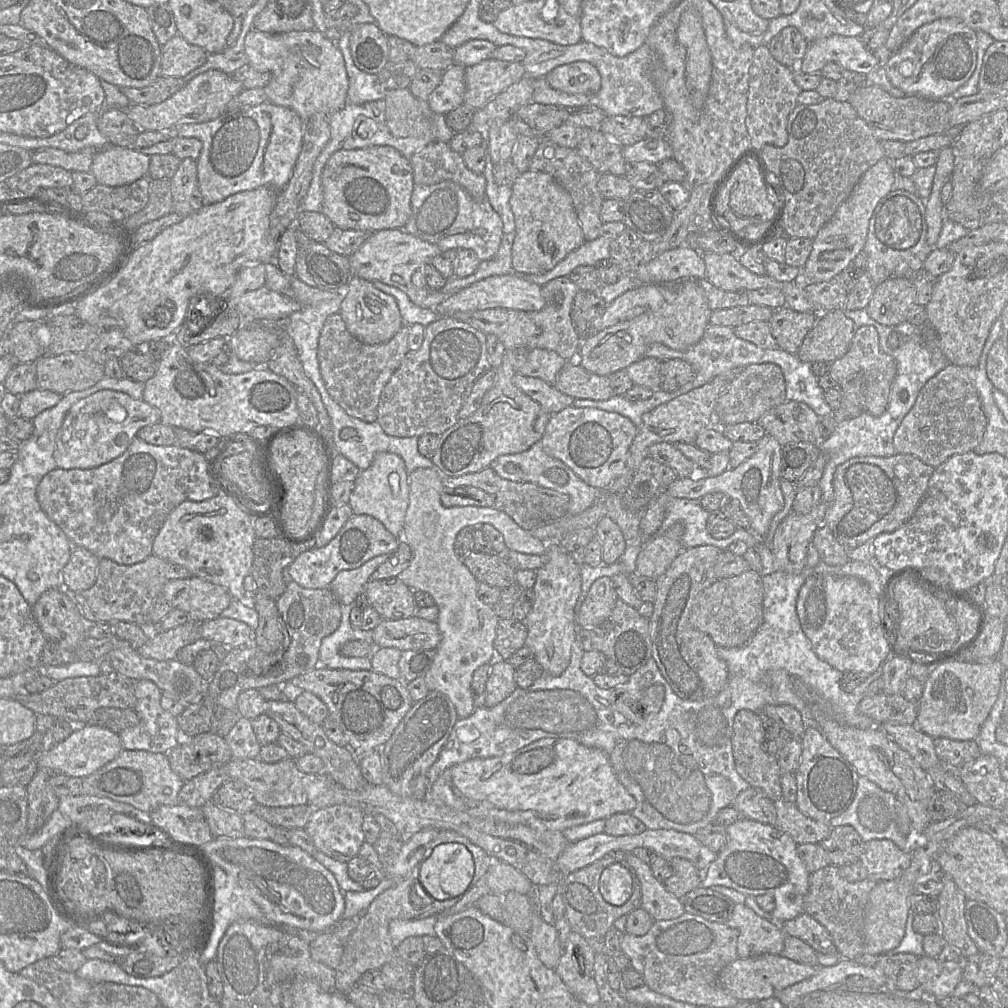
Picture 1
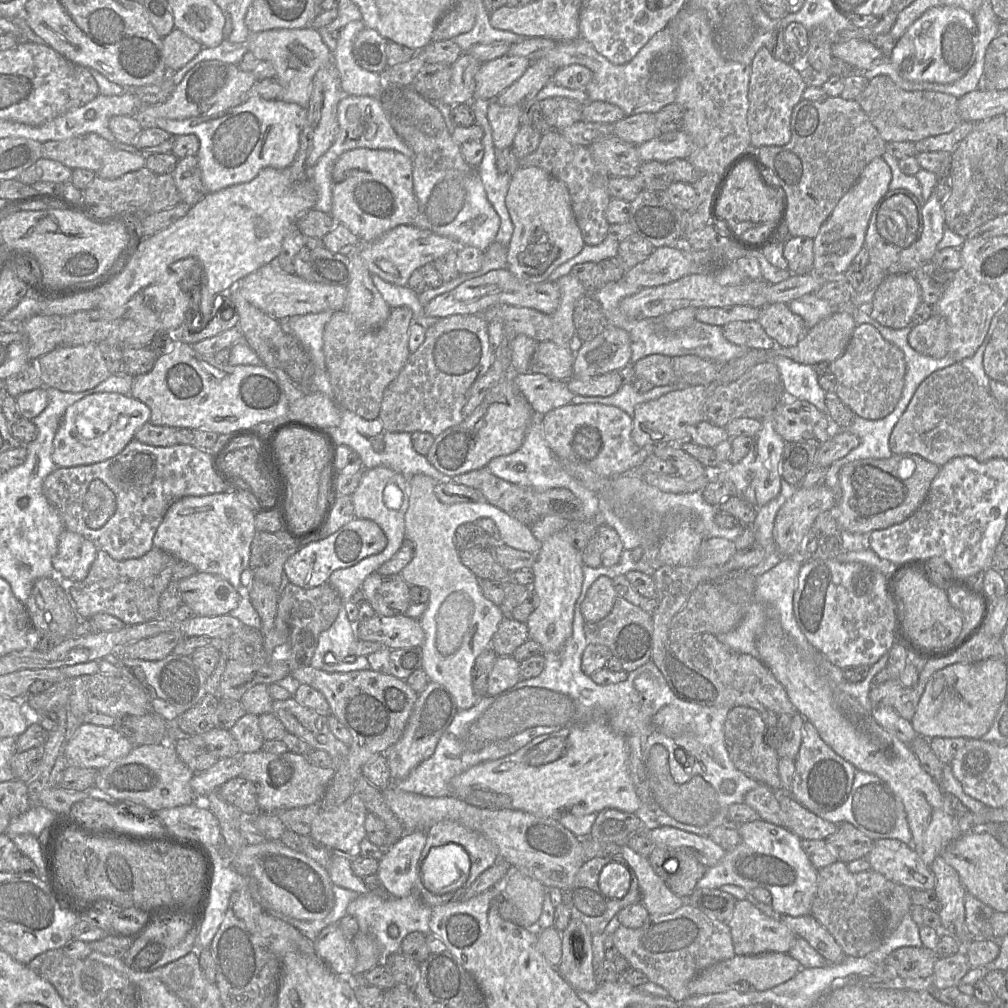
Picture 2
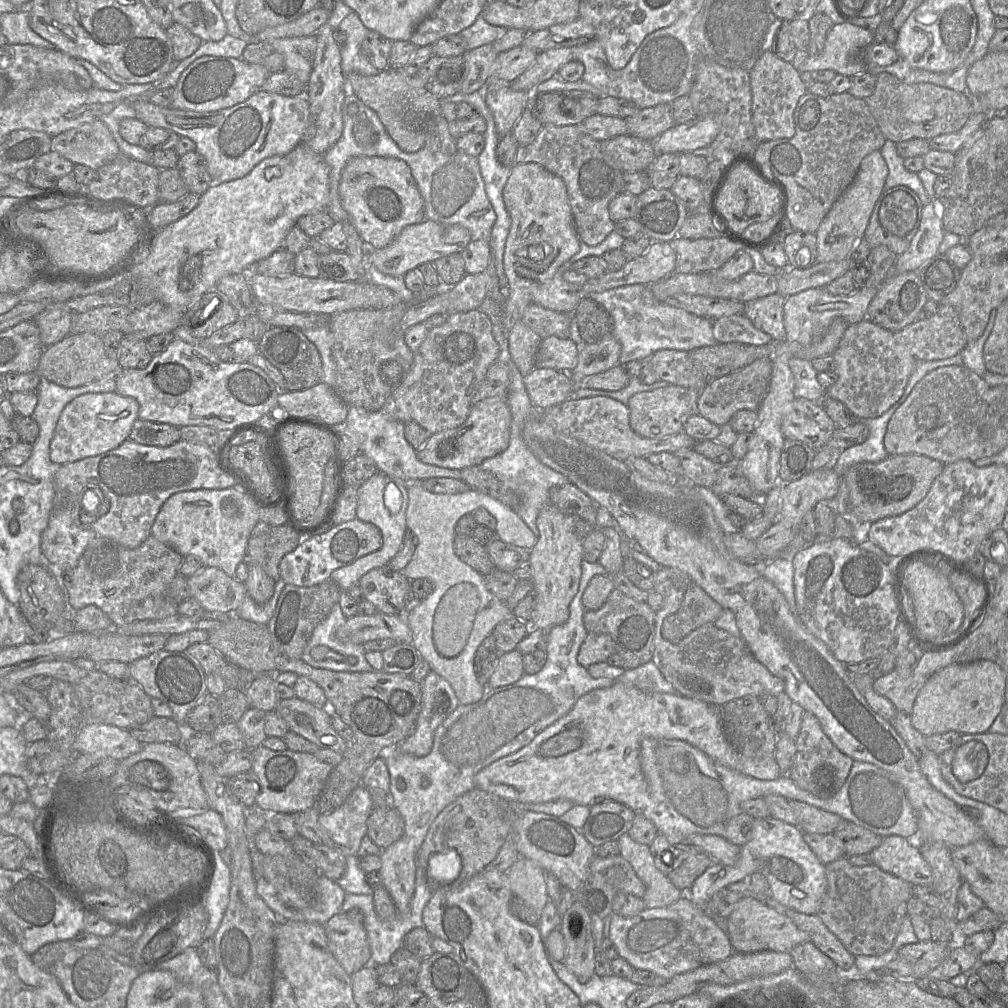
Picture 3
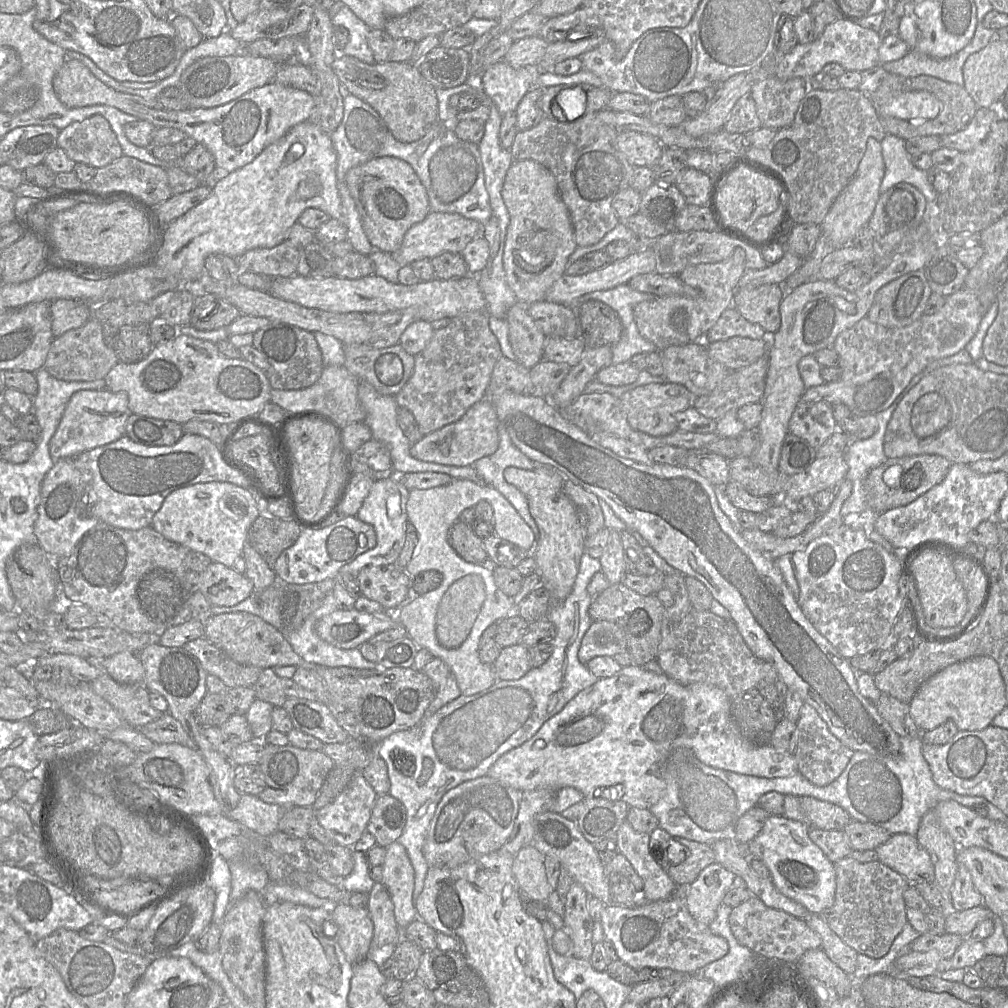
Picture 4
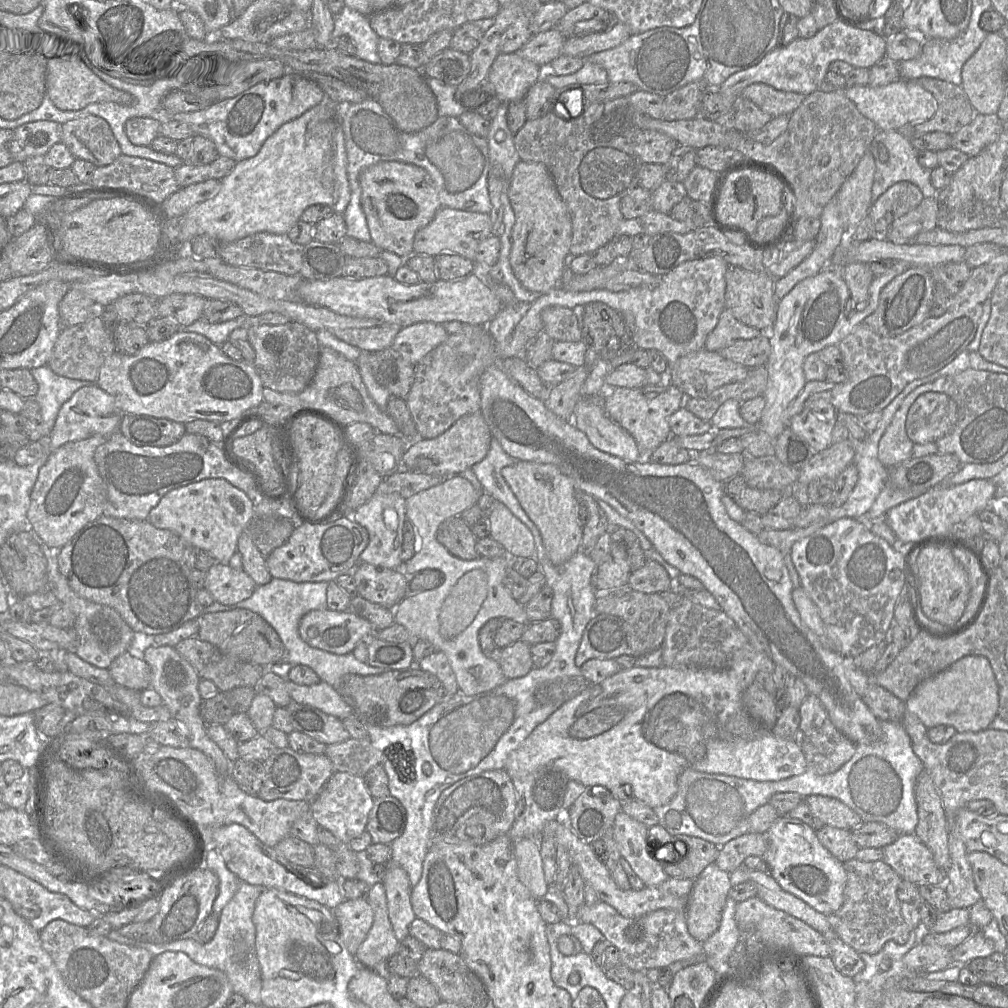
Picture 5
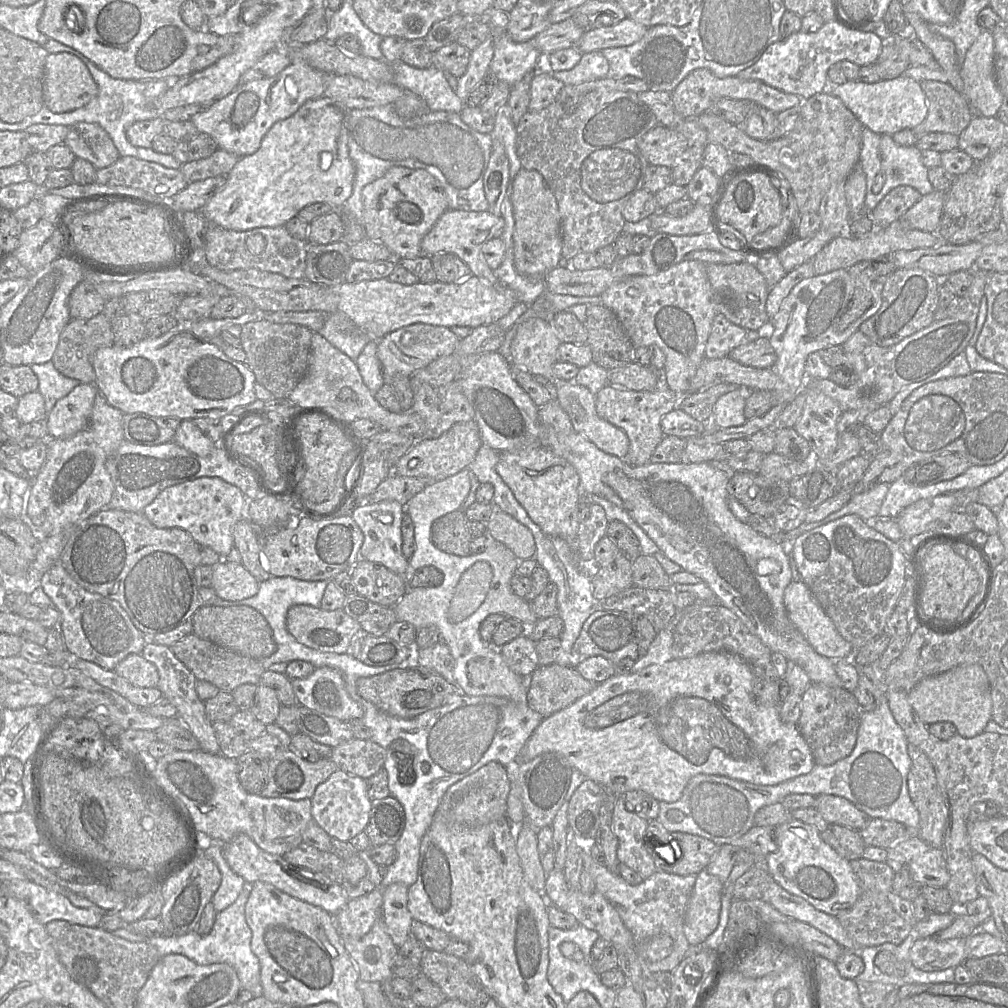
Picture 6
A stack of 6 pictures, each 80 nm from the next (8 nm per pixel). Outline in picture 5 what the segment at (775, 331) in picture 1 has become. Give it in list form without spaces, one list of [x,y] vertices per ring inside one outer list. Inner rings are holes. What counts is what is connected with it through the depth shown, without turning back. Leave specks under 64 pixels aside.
[[[729,267],[725,275],[725,309],[741,323],[769,332],[776,318],[778,300],[774,294],[775,279],[764,269]]]

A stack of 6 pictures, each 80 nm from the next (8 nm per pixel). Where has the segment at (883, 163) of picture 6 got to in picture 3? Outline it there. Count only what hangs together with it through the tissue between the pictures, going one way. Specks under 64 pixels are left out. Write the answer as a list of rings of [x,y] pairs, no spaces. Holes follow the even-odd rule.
[[[887,139],[881,148],[881,154],[888,166],[888,175],[884,185],[885,190],[904,185],[919,196],[923,205],[928,204],[932,200],[927,195],[918,173],[910,172],[904,167],[904,159],[898,155],[895,142]]]

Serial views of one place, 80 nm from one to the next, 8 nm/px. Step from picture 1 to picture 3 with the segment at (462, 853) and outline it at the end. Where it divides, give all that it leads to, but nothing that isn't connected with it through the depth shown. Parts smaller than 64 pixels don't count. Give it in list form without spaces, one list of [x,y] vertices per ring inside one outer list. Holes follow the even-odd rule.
[[[454,849],[433,853],[428,861],[427,876],[433,885],[449,885],[460,875],[462,860]]]

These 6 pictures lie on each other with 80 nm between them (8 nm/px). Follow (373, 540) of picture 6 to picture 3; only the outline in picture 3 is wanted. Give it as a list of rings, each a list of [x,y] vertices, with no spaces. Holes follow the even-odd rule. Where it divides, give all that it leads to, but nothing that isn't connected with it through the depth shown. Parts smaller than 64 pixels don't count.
[[[377,472],[359,486],[356,518],[363,522],[372,523],[378,527],[382,533],[383,545],[379,550],[357,559],[350,565],[338,568],[331,574],[330,580],[334,581],[342,591],[347,591],[351,586],[359,584],[361,577],[368,571],[386,566],[400,550],[407,529],[407,484],[387,474]]]

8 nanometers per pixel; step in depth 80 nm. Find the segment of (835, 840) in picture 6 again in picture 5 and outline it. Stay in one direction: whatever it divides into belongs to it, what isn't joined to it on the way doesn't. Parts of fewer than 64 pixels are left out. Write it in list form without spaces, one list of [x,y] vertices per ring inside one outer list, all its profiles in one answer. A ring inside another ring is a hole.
[[[825,825],[816,831],[816,835],[821,844],[841,862],[856,857],[859,846],[854,841],[851,830]]]

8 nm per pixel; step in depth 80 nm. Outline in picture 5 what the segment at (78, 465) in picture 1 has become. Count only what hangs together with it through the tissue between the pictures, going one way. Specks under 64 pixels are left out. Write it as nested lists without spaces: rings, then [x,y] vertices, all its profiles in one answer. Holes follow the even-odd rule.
[[[95,384],[78,389],[60,408],[55,425],[49,436],[50,452],[69,442],[87,439],[94,435],[111,436],[119,431],[123,413],[117,408],[115,399]]]

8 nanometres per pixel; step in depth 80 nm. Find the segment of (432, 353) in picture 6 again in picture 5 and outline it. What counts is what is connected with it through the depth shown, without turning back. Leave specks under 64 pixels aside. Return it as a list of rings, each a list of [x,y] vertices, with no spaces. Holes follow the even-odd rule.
[[[417,322],[402,328],[395,336],[391,348],[412,365],[416,365],[449,334],[442,324]]]

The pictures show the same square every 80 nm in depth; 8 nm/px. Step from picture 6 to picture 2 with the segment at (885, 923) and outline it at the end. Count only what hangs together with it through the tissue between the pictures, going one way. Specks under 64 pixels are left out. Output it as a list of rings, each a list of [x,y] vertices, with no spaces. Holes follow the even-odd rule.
[[[839,860],[818,869],[817,890],[811,907],[811,915],[831,933],[846,956],[864,957],[881,944],[882,912],[879,909],[879,895],[884,891],[888,883],[901,886],[901,884],[888,880],[872,869],[852,873],[847,868],[847,863]]]

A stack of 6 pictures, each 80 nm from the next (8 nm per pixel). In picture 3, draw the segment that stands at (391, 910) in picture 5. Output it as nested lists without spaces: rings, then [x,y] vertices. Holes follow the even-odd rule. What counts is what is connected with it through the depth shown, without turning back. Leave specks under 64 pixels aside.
[[[404,835],[381,851],[382,886],[389,892],[400,915],[408,915],[415,892],[417,853]]]

